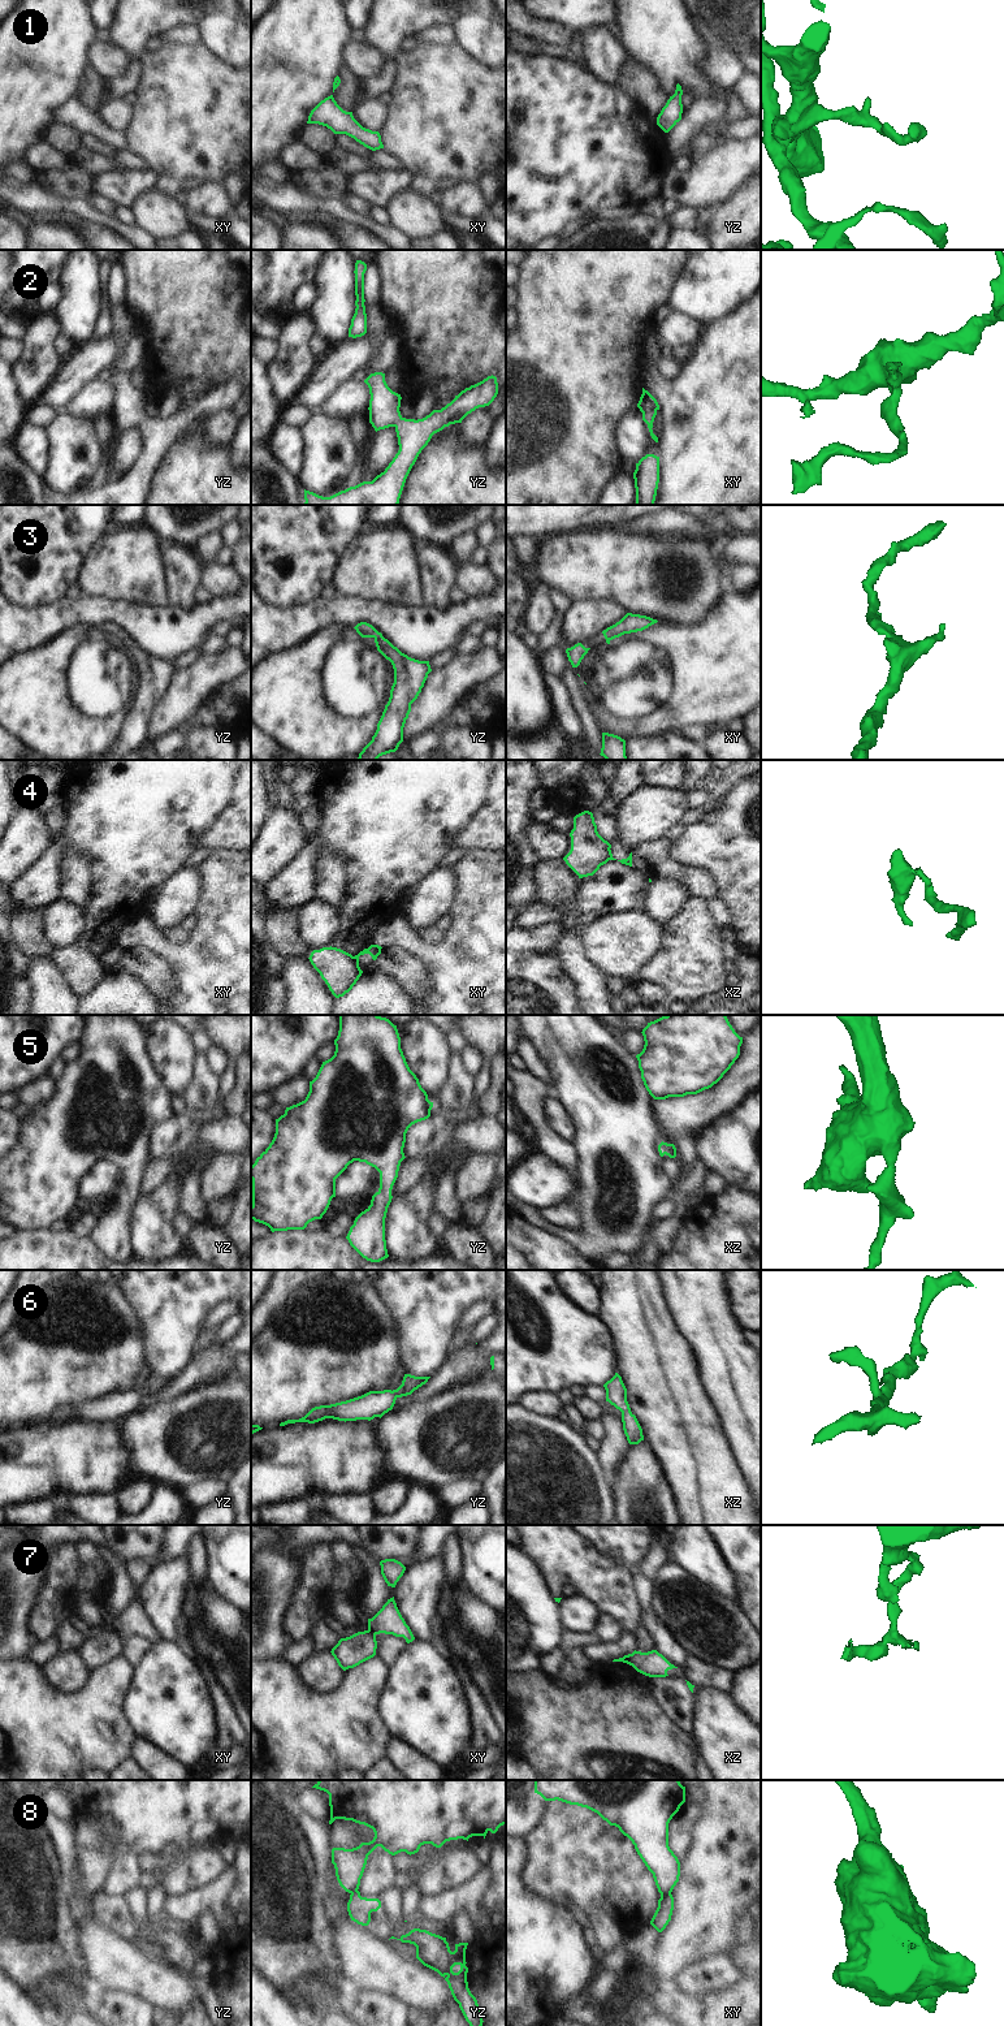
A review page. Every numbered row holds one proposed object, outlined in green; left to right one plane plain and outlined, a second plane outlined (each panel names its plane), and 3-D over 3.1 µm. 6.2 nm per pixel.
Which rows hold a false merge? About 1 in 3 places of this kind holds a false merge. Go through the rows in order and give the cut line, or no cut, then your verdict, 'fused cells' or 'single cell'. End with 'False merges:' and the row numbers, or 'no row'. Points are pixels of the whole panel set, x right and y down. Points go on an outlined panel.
1: no cut | single cell
2: no cut | single cell
3: no cut | single cell
4: xy (353, 957), (358, 966) | fused cells
5: no cut | single cell
6: no cut | single cell
7: xy (368, 1628), (375, 1634) | fused cells
8: xy (670, 1892), (661, 1896) | fused cells
False merges: 4, 7, 8

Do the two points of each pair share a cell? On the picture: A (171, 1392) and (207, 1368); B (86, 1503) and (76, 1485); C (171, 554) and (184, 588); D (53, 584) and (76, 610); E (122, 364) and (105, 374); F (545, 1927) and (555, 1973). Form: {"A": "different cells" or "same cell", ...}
{"A": "same cell", "B": "different cells", "C": "same cell", "D": "different cells", "E": "same cell", "F": "same cell"}

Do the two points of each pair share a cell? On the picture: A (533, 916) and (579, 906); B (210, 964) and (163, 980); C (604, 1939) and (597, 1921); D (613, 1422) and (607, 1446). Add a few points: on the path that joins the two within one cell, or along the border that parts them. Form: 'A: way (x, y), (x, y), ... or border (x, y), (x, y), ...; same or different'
A: way (545, 914), (567, 910); same
B: border (155, 953), (174, 973), (176, 993), (171, 1001); different
C: way (604, 1935), (601, 1925); same
D: way (613, 1428), (613, 1441); same

